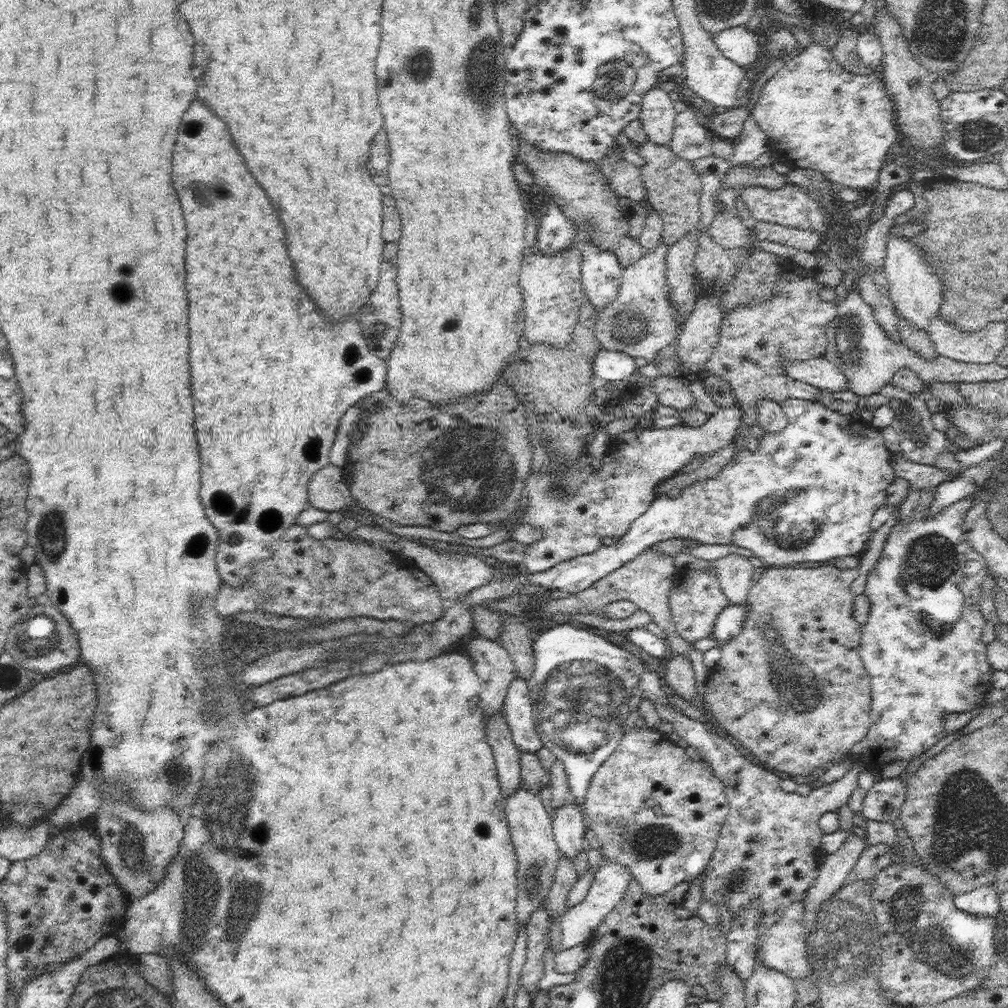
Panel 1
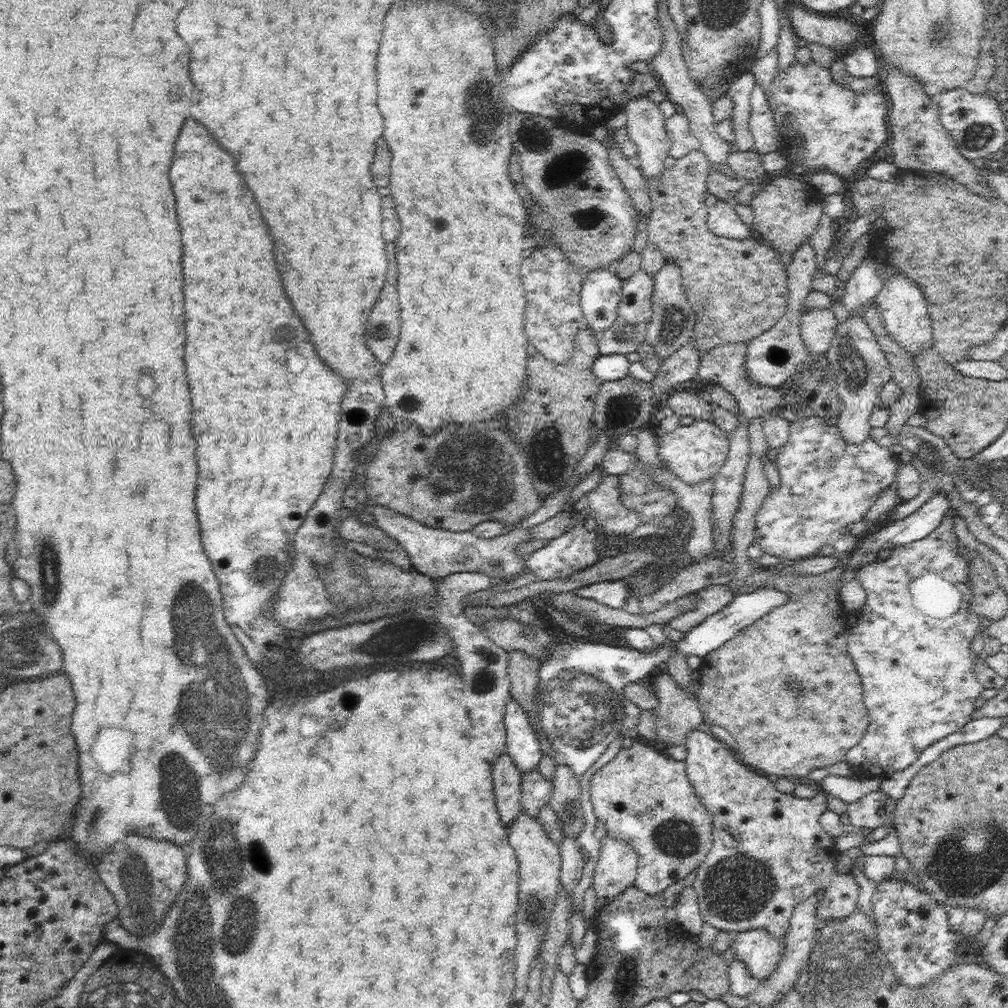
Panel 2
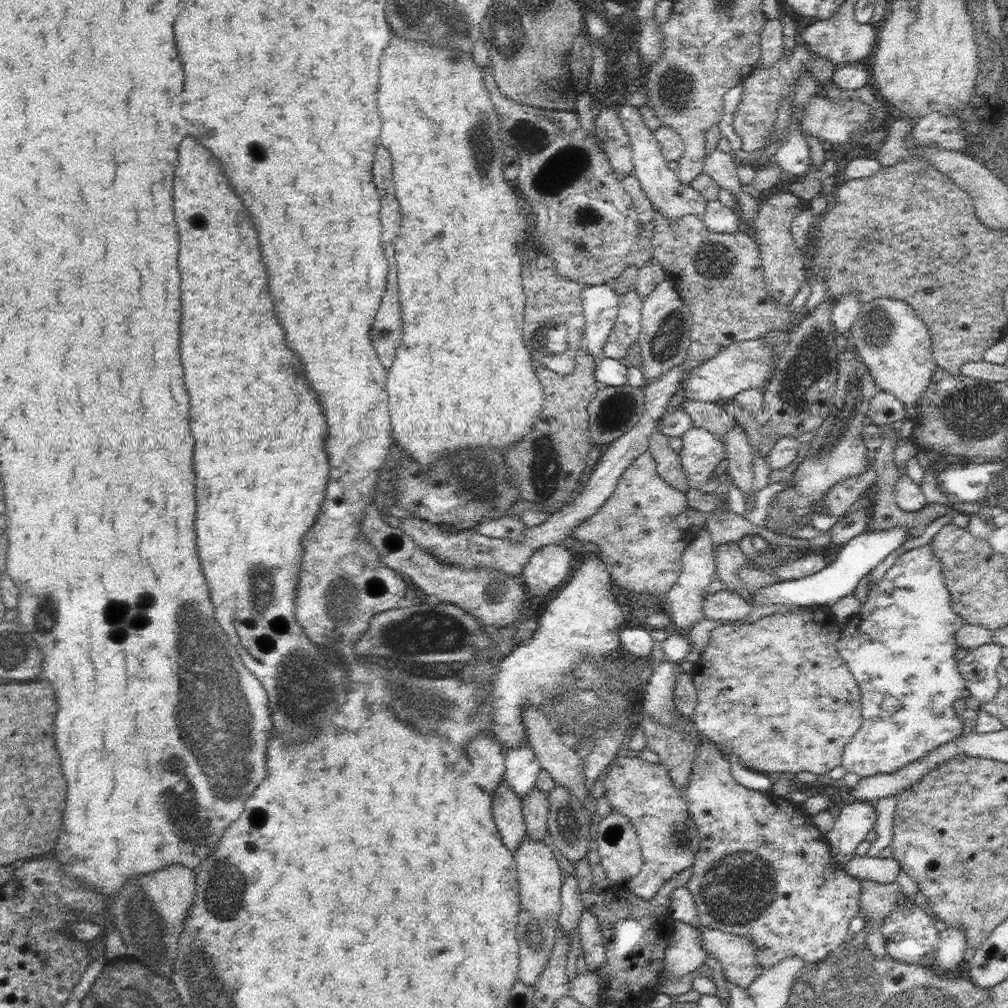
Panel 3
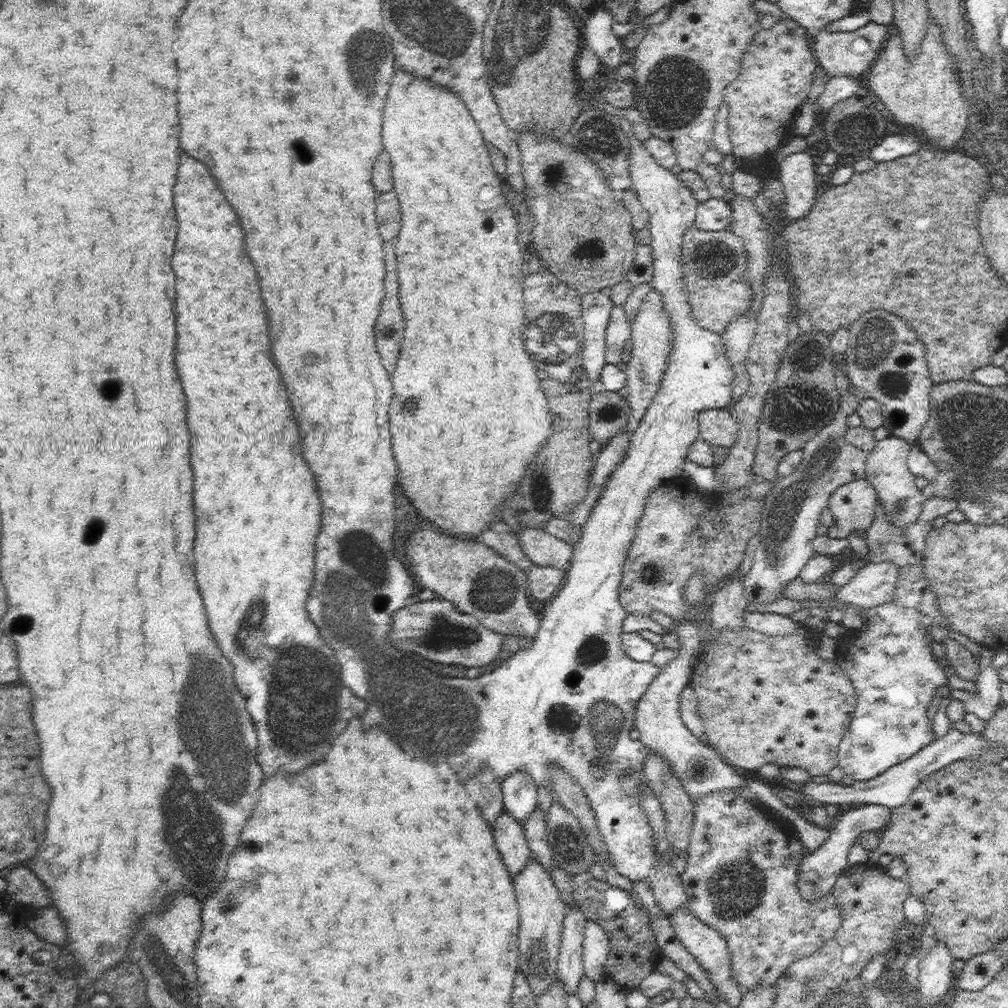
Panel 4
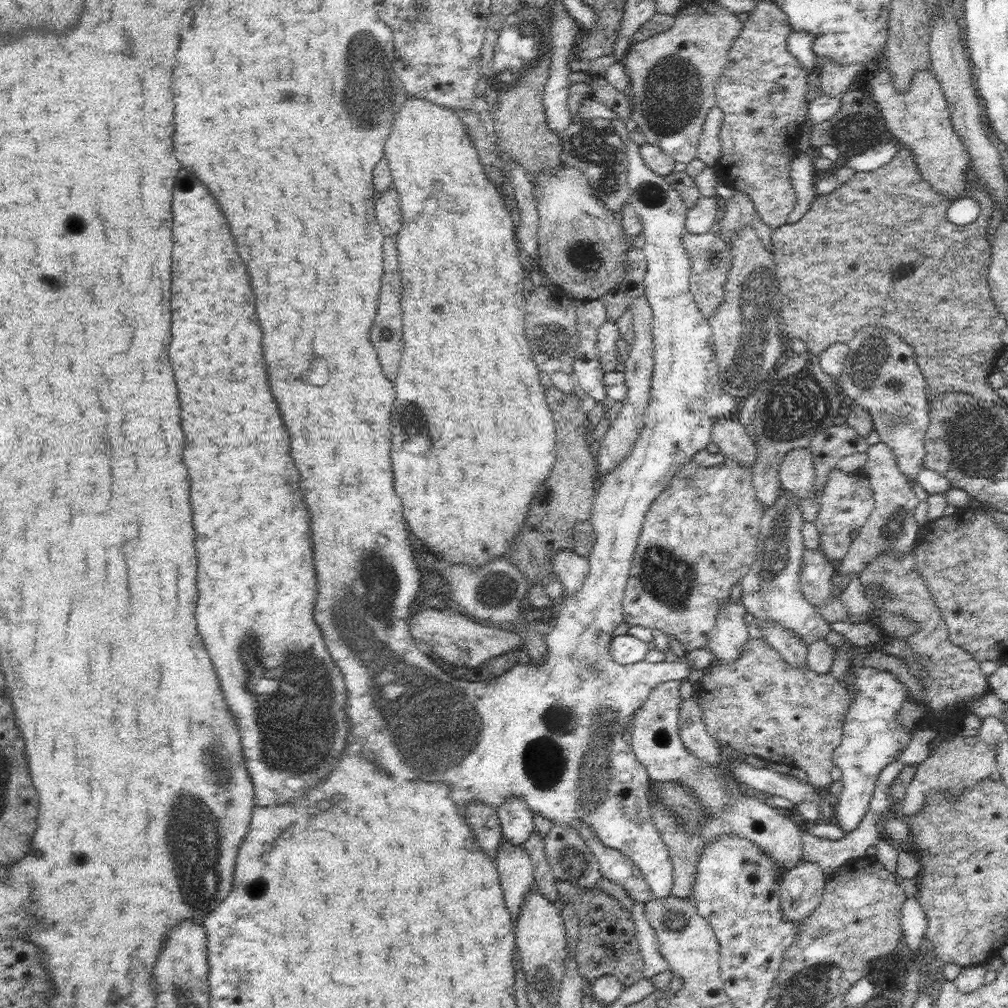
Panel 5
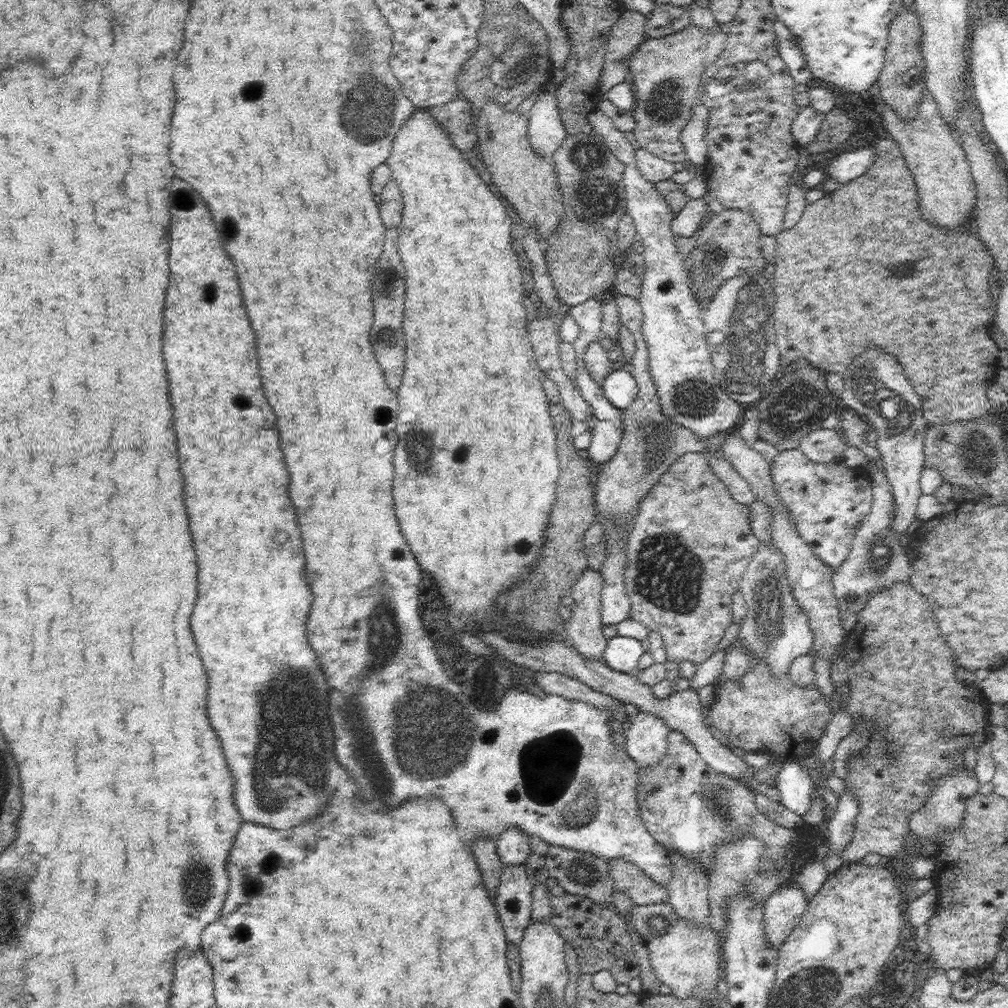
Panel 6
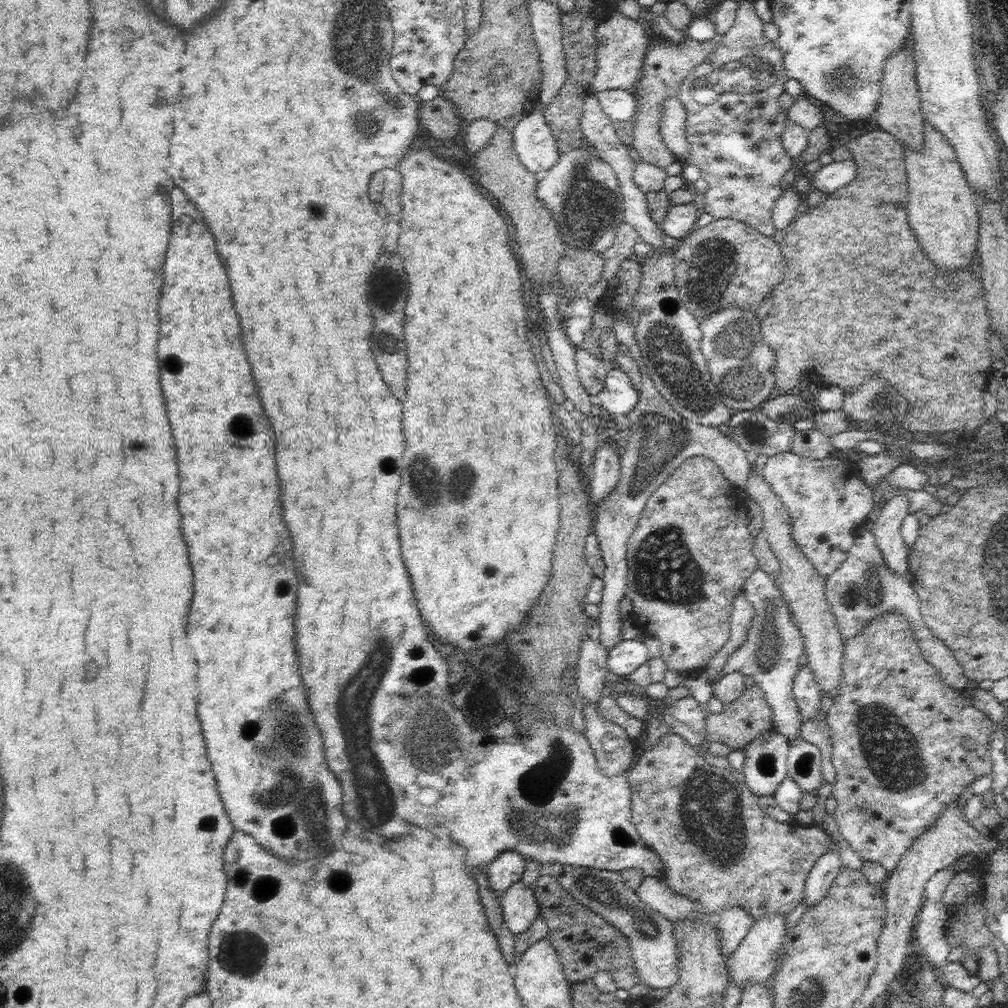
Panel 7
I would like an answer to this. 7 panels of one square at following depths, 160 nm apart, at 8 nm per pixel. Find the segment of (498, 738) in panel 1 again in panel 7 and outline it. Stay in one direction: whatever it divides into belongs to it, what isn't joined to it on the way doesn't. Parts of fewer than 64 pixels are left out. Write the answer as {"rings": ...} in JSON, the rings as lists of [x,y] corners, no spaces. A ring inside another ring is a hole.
{"rings":[[[517,880],[501,896],[500,901],[505,923],[520,939],[539,913],[539,904],[532,887]]]}

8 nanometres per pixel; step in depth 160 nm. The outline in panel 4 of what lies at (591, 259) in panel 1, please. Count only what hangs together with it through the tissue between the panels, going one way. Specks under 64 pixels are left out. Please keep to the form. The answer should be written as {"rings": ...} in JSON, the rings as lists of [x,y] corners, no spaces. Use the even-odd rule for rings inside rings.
{"rings":[[[596,291],[581,295],[581,311],[584,327],[584,346],[581,366],[592,383],[601,378],[605,361],[605,332],[614,306],[608,291]]]}

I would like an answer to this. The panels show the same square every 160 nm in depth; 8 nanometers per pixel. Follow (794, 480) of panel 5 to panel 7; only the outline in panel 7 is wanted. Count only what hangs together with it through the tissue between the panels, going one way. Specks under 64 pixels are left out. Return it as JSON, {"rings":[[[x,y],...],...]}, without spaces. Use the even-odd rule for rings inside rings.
{"rings":[[[792,450],[769,456],[763,469],[763,477],[770,485],[770,488],[779,496],[779,499],[782,500],[782,504],[784,504],[785,508],[788,510],[788,515],[792,520],[791,533],[794,542],[796,542],[796,544],[800,547],[800,550],[806,555],[806,558],[814,565],[817,573],[820,576],[826,576],[827,578],[827,576],[830,576],[844,562],[844,560],[846,560],[849,550],[852,548],[852,545],[857,539],[859,528],[866,524],[866,520],[868,519],[874,507],[872,490],[870,487],[868,487],[866,481],[860,478],[860,472],[858,472],[858,468],[856,468],[856,470],[852,468],[852,464],[848,464],[848,467],[844,467],[844,464],[842,464],[840,460],[836,458],[833,459],[831,456],[828,456],[824,459],[811,459],[794,454]]]}

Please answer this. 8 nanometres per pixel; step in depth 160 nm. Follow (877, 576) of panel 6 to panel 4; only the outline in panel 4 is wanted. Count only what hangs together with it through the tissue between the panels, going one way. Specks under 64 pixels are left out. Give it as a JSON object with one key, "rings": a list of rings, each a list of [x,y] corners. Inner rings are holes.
{"rings":[[[888,436],[879,440],[876,446],[867,453],[865,460],[865,476],[868,482],[871,482],[876,489],[879,502],[884,506],[884,513],[887,519],[894,526],[906,528],[912,526],[918,520],[922,511],[922,504],[926,497],[922,495],[914,480],[916,477],[910,472],[907,465],[907,458],[912,448],[907,440],[902,440],[898,436]]]}

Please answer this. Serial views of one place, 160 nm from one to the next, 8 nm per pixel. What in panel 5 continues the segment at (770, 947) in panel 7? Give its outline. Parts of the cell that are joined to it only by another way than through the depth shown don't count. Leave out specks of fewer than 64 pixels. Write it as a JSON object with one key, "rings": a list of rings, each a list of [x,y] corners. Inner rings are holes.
{"rings":[[[802,861],[782,874],[779,882],[781,912],[787,920],[801,922],[820,904],[829,879],[815,862]]]}

